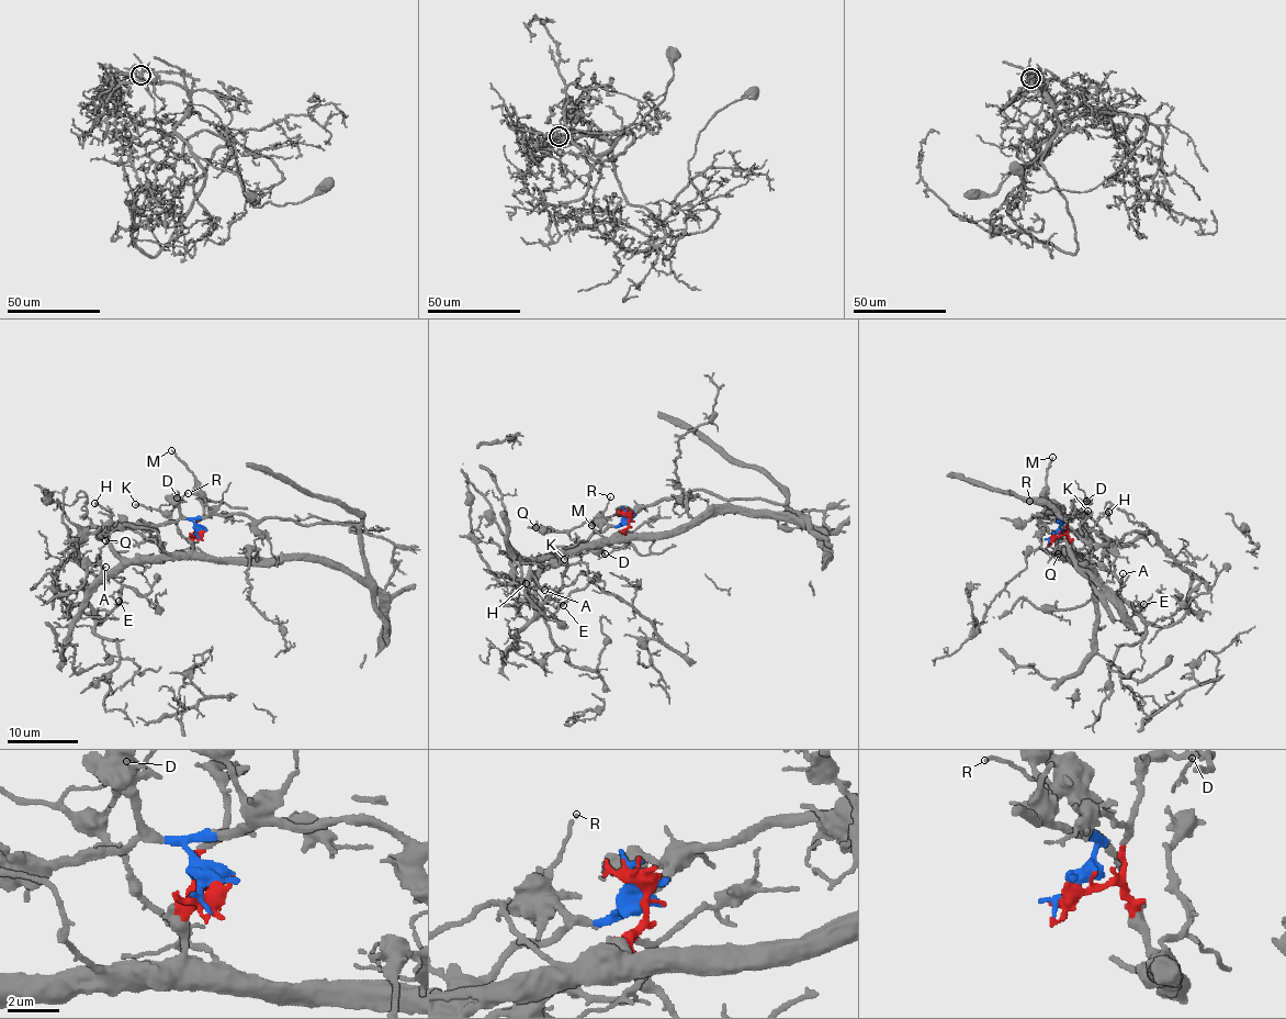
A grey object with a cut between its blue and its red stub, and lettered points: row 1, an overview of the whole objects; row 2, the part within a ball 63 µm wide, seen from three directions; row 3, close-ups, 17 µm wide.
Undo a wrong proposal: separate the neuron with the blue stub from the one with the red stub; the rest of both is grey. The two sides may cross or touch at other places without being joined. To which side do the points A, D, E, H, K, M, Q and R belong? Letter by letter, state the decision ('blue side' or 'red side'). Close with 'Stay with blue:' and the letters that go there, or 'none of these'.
A: red side
D: red side
E: red side
H: red side
K: red side
M: blue side
Q: red side
R: blue side
Stay with blue: M, R

